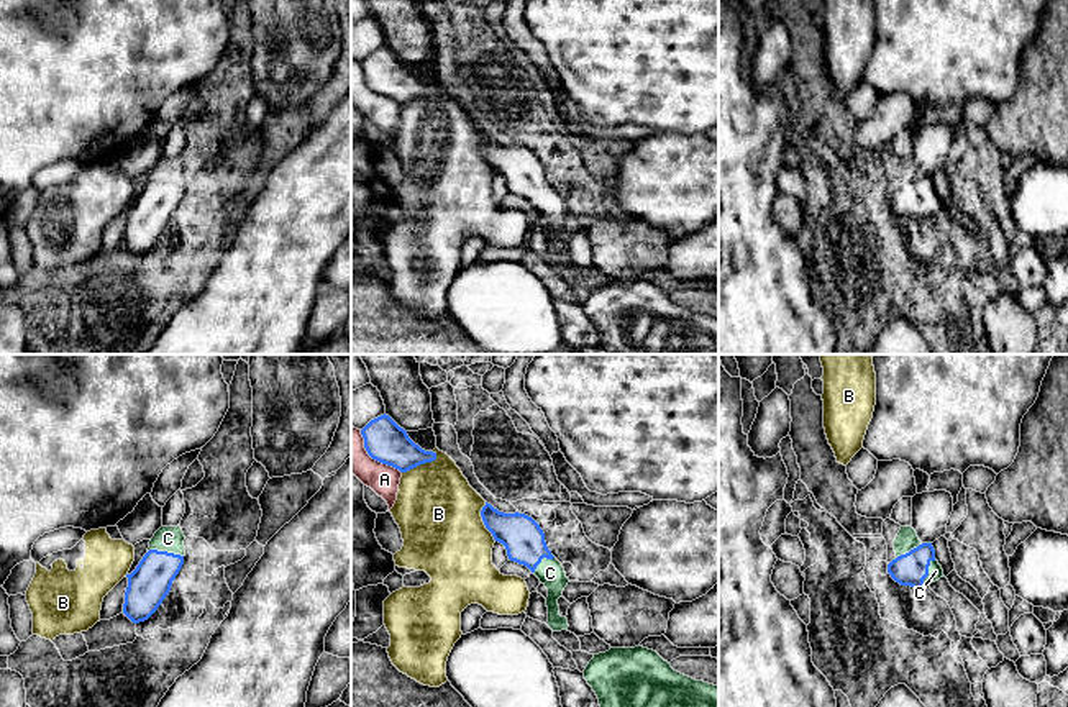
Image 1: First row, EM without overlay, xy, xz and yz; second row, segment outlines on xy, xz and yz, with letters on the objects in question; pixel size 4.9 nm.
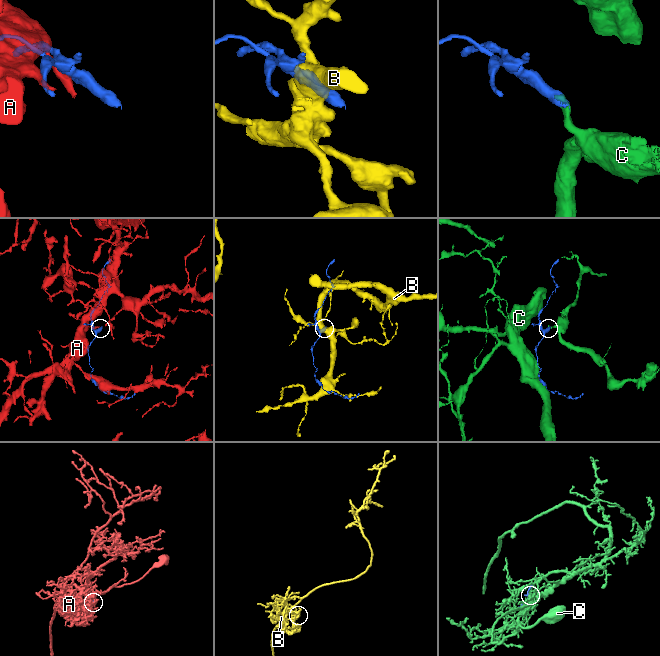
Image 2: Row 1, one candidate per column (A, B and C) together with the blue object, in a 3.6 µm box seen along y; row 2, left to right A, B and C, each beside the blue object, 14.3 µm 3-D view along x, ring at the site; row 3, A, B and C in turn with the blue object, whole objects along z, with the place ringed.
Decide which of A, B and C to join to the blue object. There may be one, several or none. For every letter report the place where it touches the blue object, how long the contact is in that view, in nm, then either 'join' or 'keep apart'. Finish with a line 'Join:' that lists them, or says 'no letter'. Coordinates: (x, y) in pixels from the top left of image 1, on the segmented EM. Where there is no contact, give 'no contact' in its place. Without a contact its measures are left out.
A: meets blue in xz at (373, 458); contact 300 nm long; keep apart
B: meets blue in xz at (420, 463); contact 200 nm long; keep apart
C: meets blue in xy at (166, 551); contact 180 nm long; join
Join: C

